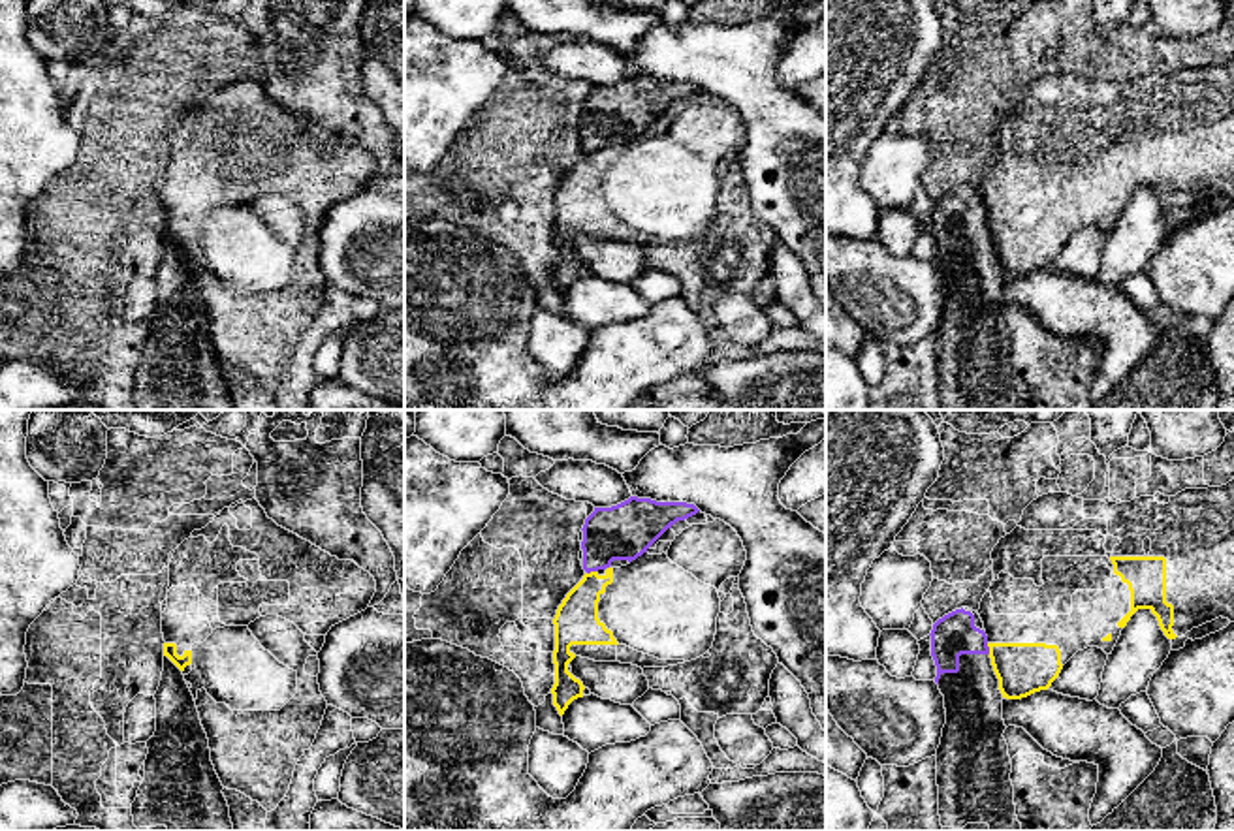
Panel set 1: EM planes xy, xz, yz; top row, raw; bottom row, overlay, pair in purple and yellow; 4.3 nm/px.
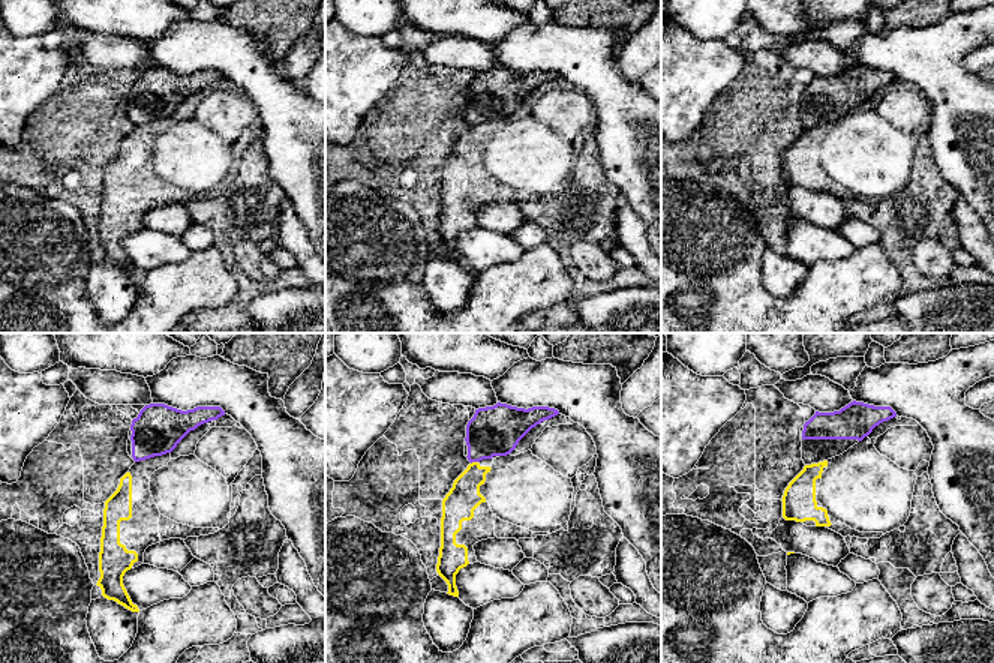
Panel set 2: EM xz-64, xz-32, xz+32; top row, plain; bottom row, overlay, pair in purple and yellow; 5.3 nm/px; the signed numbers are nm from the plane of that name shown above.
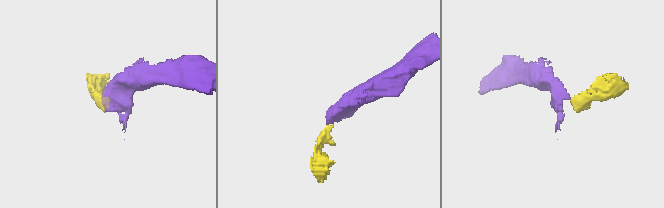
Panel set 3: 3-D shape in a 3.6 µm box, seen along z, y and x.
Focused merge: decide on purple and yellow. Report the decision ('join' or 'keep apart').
keep apart

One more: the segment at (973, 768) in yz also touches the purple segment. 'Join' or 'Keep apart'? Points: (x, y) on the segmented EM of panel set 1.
Join

